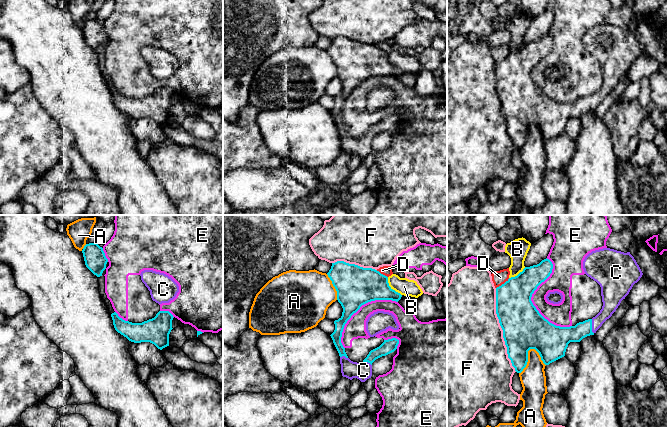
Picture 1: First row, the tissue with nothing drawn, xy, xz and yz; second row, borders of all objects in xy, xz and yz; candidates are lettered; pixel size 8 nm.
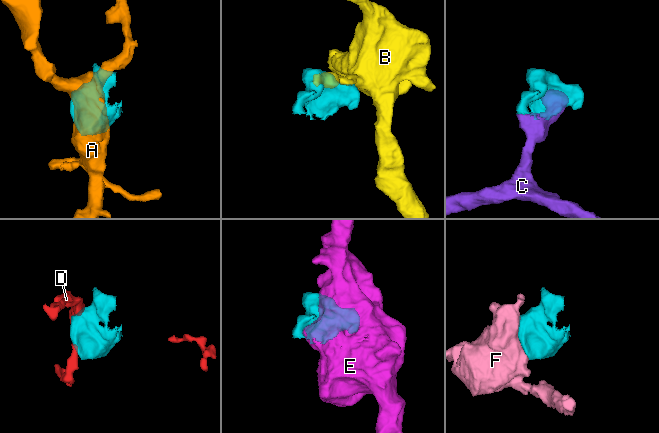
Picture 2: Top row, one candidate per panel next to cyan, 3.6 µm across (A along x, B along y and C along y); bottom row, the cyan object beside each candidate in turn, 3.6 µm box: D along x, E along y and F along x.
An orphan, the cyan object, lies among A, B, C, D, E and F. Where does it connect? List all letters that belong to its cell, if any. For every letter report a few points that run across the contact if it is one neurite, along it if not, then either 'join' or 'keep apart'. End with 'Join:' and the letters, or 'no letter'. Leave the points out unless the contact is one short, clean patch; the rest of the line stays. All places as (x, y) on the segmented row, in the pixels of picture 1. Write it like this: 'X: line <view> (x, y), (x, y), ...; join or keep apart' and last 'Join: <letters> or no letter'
A: keep apart
B: keep apart
C: join
D: keep apart
E: keep apart
F: keep apart
Join: C

